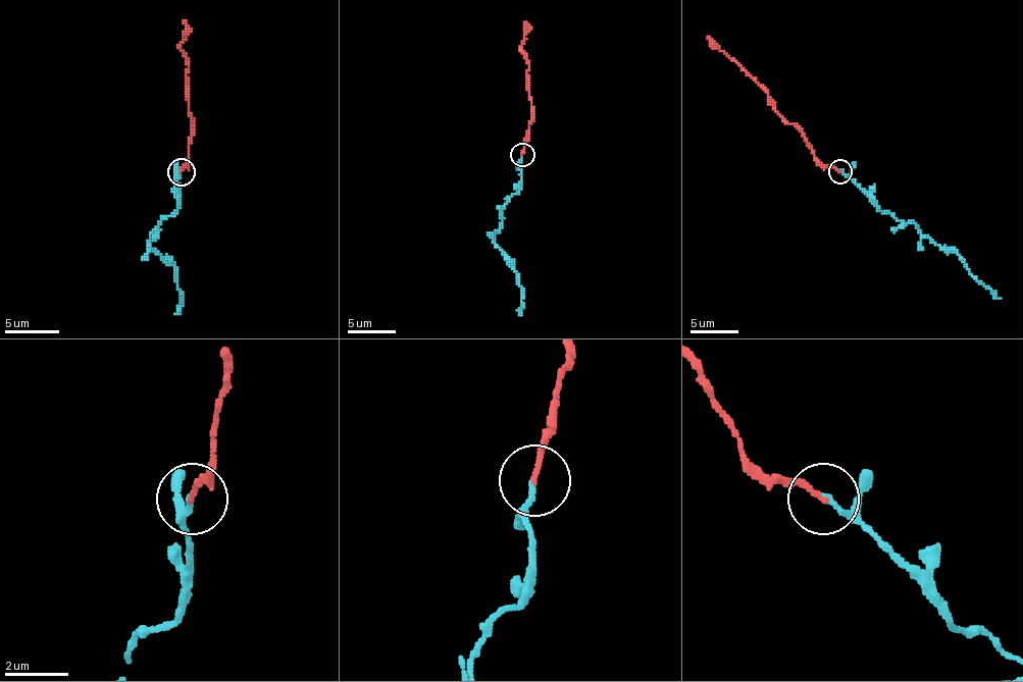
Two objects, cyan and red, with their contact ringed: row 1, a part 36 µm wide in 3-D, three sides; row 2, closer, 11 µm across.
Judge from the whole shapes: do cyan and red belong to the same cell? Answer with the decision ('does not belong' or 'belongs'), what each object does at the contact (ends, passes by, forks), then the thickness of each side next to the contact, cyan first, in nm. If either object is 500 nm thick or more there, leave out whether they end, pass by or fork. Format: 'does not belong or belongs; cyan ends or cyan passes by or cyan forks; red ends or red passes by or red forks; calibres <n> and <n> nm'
belongs; cyan ends; red ends; calibres 170 and 170 nm

